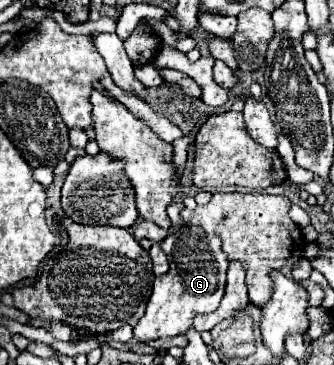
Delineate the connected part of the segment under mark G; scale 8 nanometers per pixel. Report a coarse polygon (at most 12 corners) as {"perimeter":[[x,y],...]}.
{"perimeter":[[182,226],[160,246],[138,342],[184,334],[224,296],[220,236]]}

